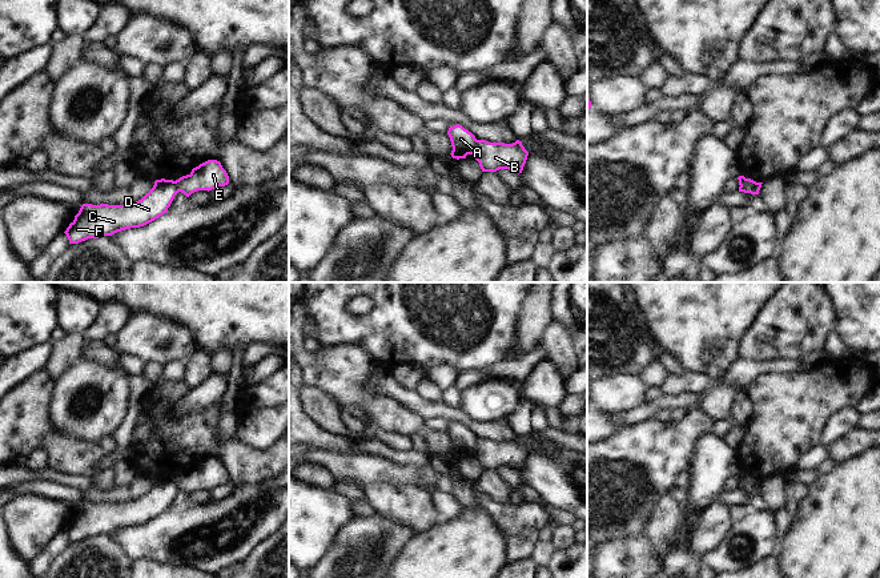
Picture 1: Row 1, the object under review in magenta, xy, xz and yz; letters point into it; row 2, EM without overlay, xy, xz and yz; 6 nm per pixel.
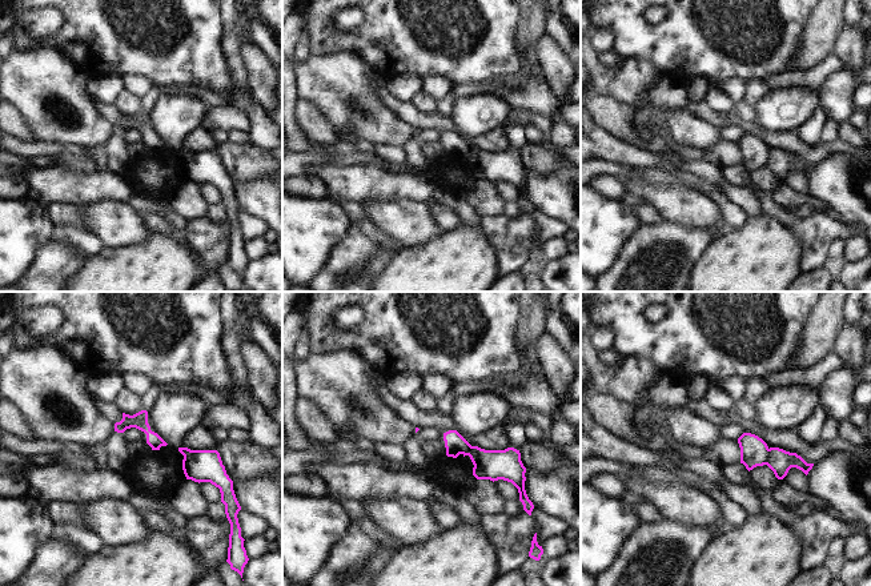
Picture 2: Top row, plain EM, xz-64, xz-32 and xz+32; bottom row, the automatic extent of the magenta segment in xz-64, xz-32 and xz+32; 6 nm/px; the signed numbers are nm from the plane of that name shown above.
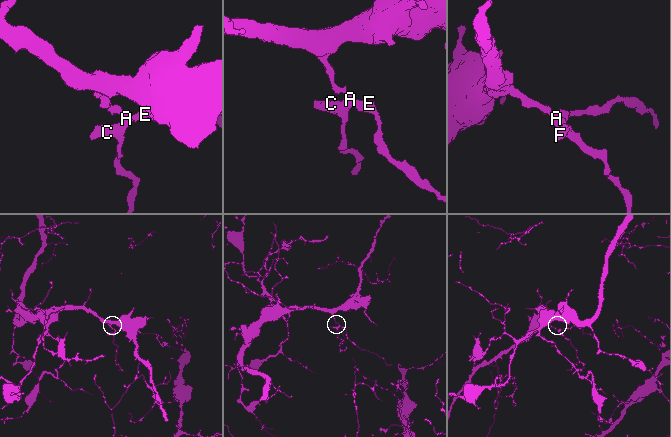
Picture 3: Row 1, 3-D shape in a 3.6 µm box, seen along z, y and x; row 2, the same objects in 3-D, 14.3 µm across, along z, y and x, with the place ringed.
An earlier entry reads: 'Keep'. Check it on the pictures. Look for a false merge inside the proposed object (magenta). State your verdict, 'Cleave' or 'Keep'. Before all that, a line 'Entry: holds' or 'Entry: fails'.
Entry: fails
Cleave

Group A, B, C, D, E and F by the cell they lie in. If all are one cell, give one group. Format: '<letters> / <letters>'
A C D F / B E

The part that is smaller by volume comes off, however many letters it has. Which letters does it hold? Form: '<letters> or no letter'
B, E

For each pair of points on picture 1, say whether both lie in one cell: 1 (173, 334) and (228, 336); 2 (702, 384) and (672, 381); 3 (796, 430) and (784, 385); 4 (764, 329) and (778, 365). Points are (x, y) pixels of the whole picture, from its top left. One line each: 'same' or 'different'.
1: different
2: same
3: same
4: different

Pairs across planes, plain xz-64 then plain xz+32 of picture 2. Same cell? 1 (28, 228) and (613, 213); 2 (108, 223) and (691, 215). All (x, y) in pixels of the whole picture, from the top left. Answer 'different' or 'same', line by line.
1: same
2: same

